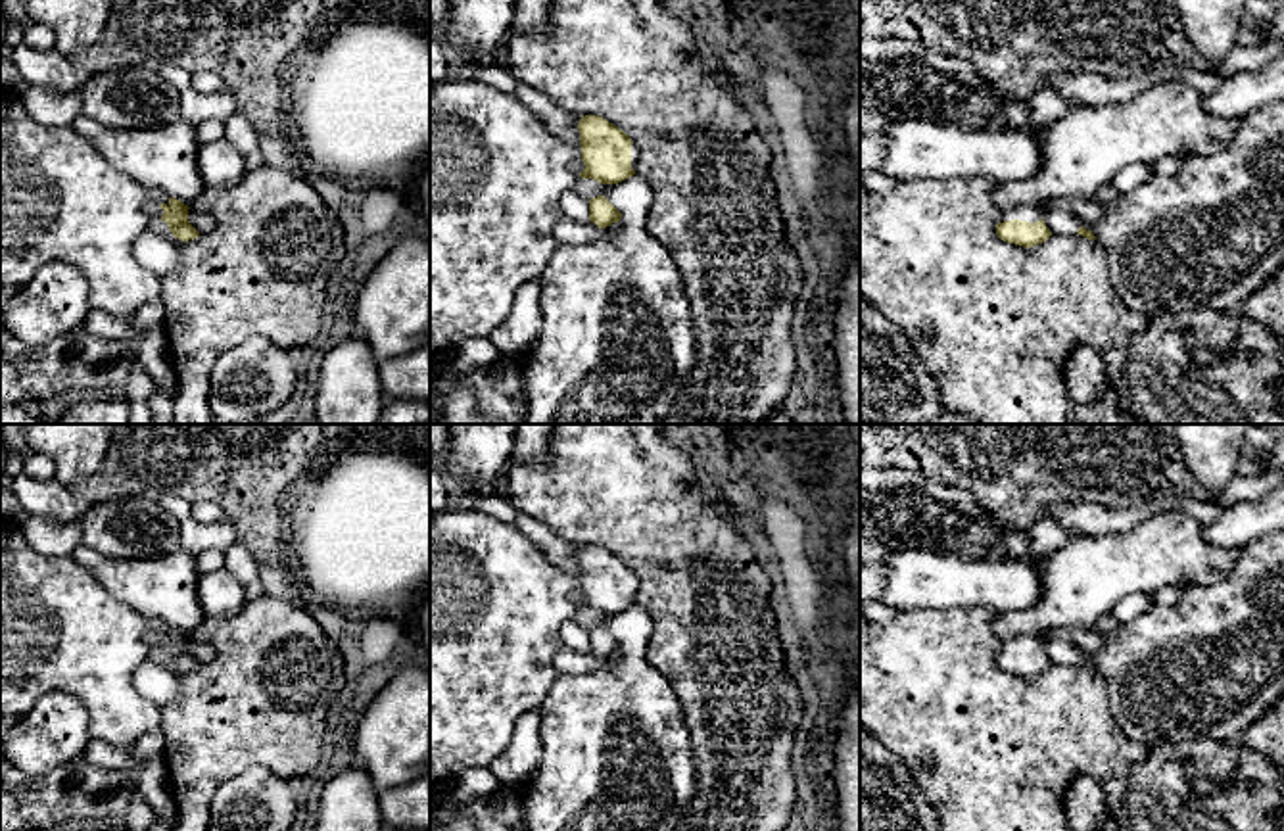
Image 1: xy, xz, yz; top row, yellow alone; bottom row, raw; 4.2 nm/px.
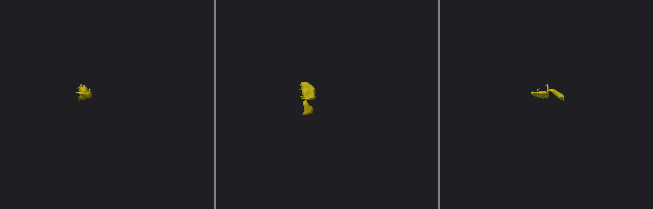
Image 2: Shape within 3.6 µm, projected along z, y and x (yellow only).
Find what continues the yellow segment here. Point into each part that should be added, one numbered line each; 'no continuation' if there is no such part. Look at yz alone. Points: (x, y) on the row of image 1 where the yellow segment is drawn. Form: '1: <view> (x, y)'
1: yz (1023, 212)

